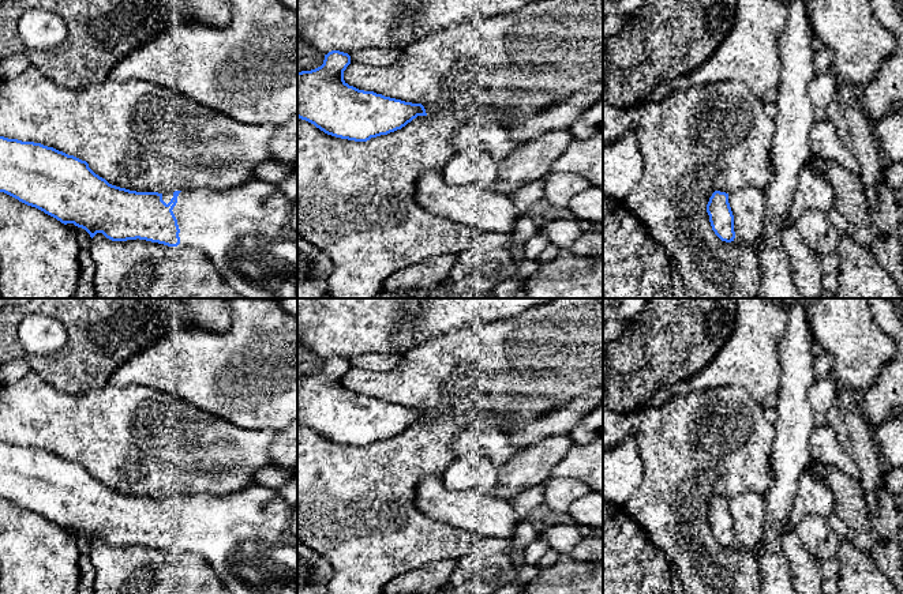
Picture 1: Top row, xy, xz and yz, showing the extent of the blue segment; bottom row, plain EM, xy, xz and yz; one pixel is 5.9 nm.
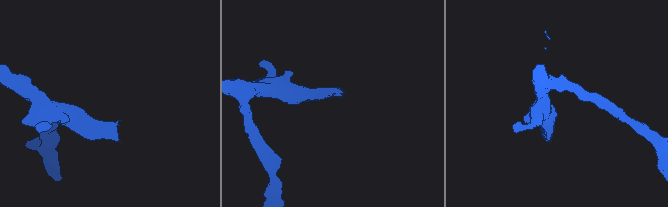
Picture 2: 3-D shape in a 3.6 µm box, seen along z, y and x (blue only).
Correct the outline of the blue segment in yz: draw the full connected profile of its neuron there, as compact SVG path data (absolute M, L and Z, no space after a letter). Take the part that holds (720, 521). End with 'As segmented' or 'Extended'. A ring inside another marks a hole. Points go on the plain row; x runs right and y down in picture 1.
M715 496L707 510L707 518L715 540L722 546L734 546L734 520L728 508L728 499Z. As segmented

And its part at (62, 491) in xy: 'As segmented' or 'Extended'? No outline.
Extended

